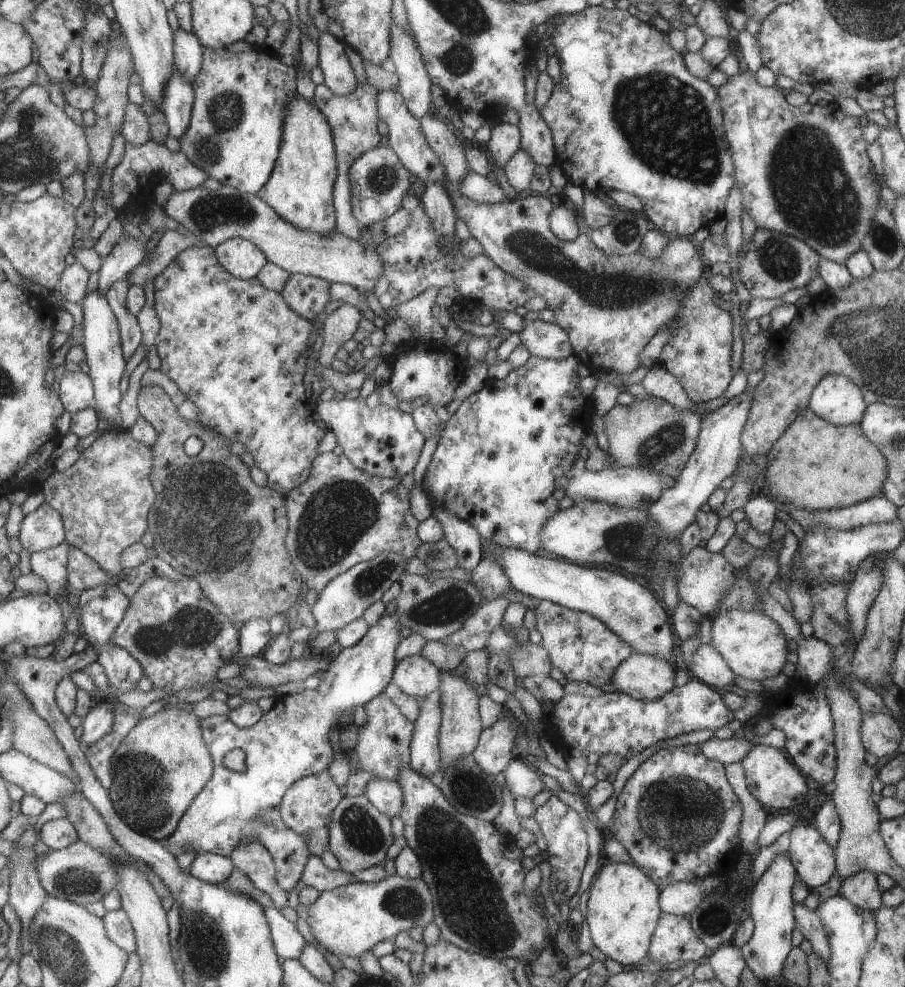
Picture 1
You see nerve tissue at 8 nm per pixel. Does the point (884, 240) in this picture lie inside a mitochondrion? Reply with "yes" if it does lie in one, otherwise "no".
yes

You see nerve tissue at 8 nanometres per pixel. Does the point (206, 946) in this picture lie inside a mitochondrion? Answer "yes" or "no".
yes

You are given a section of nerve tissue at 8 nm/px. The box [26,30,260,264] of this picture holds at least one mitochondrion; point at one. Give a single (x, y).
(226, 111)

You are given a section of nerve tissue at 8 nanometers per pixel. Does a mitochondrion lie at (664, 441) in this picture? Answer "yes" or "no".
yes

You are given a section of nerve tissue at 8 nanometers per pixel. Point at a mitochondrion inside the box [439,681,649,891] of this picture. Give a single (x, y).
(473, 792)

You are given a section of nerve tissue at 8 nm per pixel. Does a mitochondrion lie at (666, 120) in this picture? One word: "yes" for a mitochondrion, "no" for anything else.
yes

